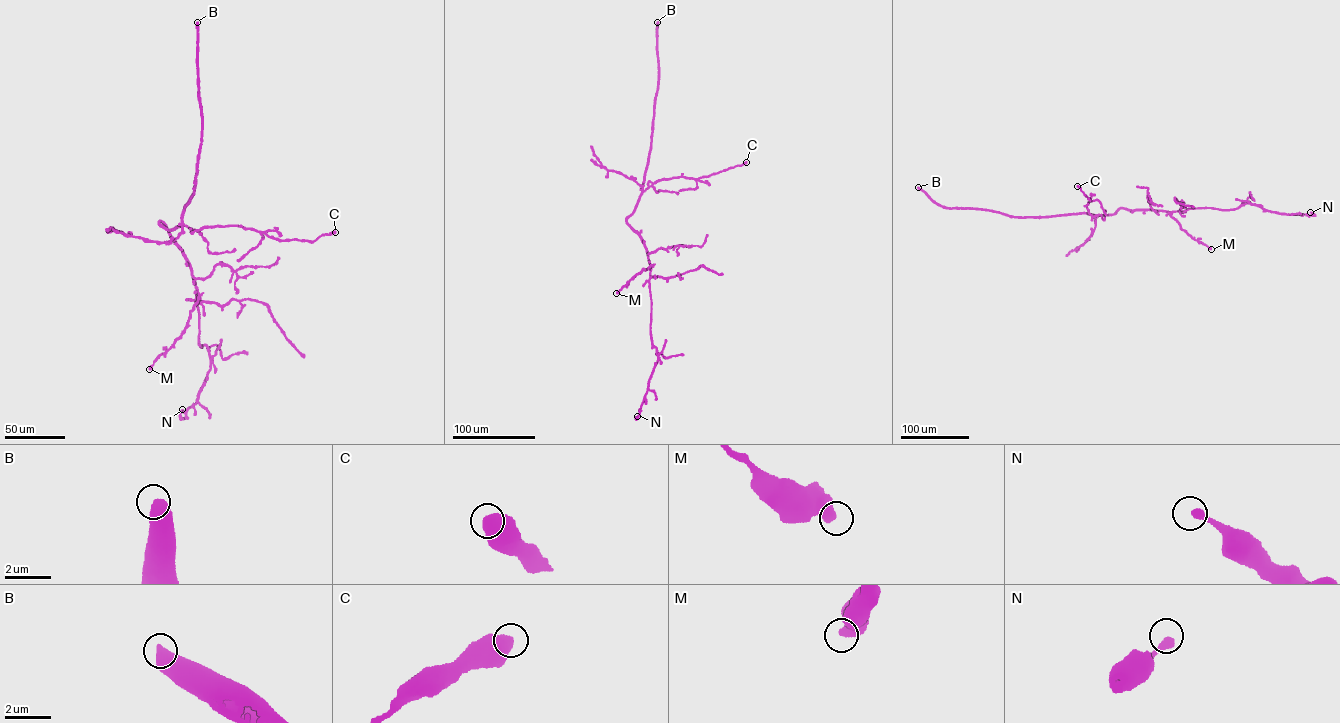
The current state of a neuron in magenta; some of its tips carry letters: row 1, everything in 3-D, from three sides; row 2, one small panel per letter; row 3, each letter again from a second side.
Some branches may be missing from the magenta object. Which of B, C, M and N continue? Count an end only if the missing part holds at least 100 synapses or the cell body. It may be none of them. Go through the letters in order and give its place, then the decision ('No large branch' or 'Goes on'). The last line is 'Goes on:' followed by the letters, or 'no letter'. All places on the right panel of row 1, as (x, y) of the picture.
B: Place: (918, 187). Goes on
C: Place: (1077, 186). No large branch
M: Place: (1211, 249). No large branch
N: Place: (1310, 212). No large branch
Goes on: B

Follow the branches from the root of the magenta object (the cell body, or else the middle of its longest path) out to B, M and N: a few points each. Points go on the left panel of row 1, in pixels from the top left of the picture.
B: (159, 222), (169, 230), (182, 224), (184, 207), (193, 193), (196, 182), (202, 124), (197, 22)
M: (159, 222), (182, 251), (199, 295), (183, 333), (149, 369)
N: (159, 222), (189, 266), (196, 287), (199, 345), (206, 345), (210, 359), (196, 403), (184, 419), (182, 409)

